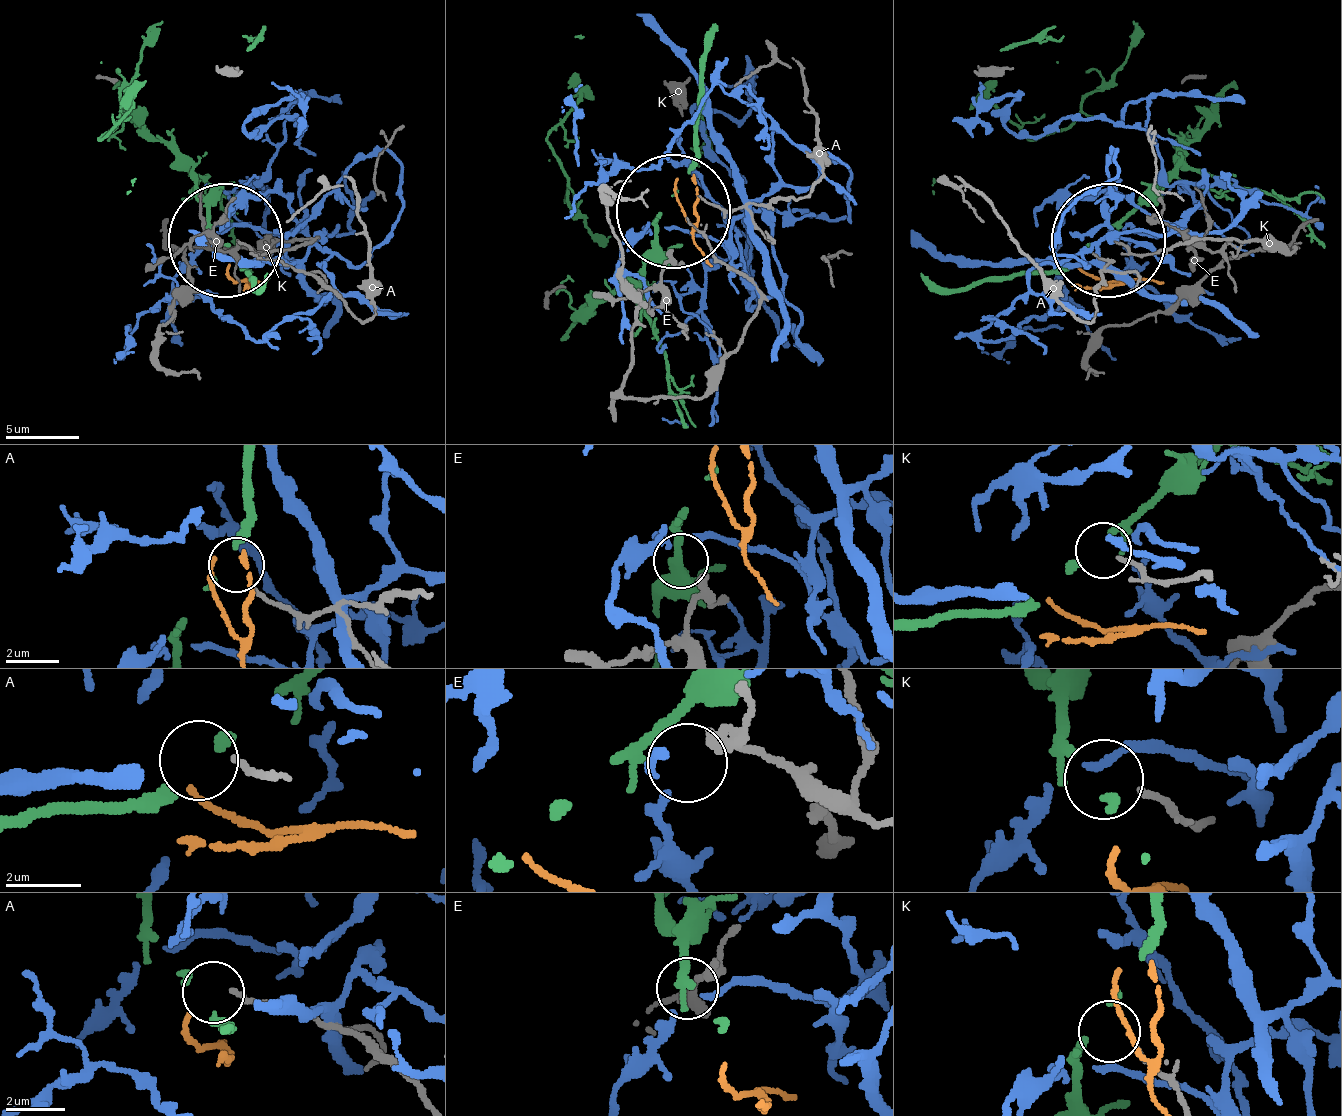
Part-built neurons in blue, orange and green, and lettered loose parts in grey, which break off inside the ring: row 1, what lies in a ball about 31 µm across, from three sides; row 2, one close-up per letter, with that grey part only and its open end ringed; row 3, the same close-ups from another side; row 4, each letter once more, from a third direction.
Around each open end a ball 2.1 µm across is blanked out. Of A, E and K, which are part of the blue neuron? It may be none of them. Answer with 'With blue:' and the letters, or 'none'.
With blue: E

